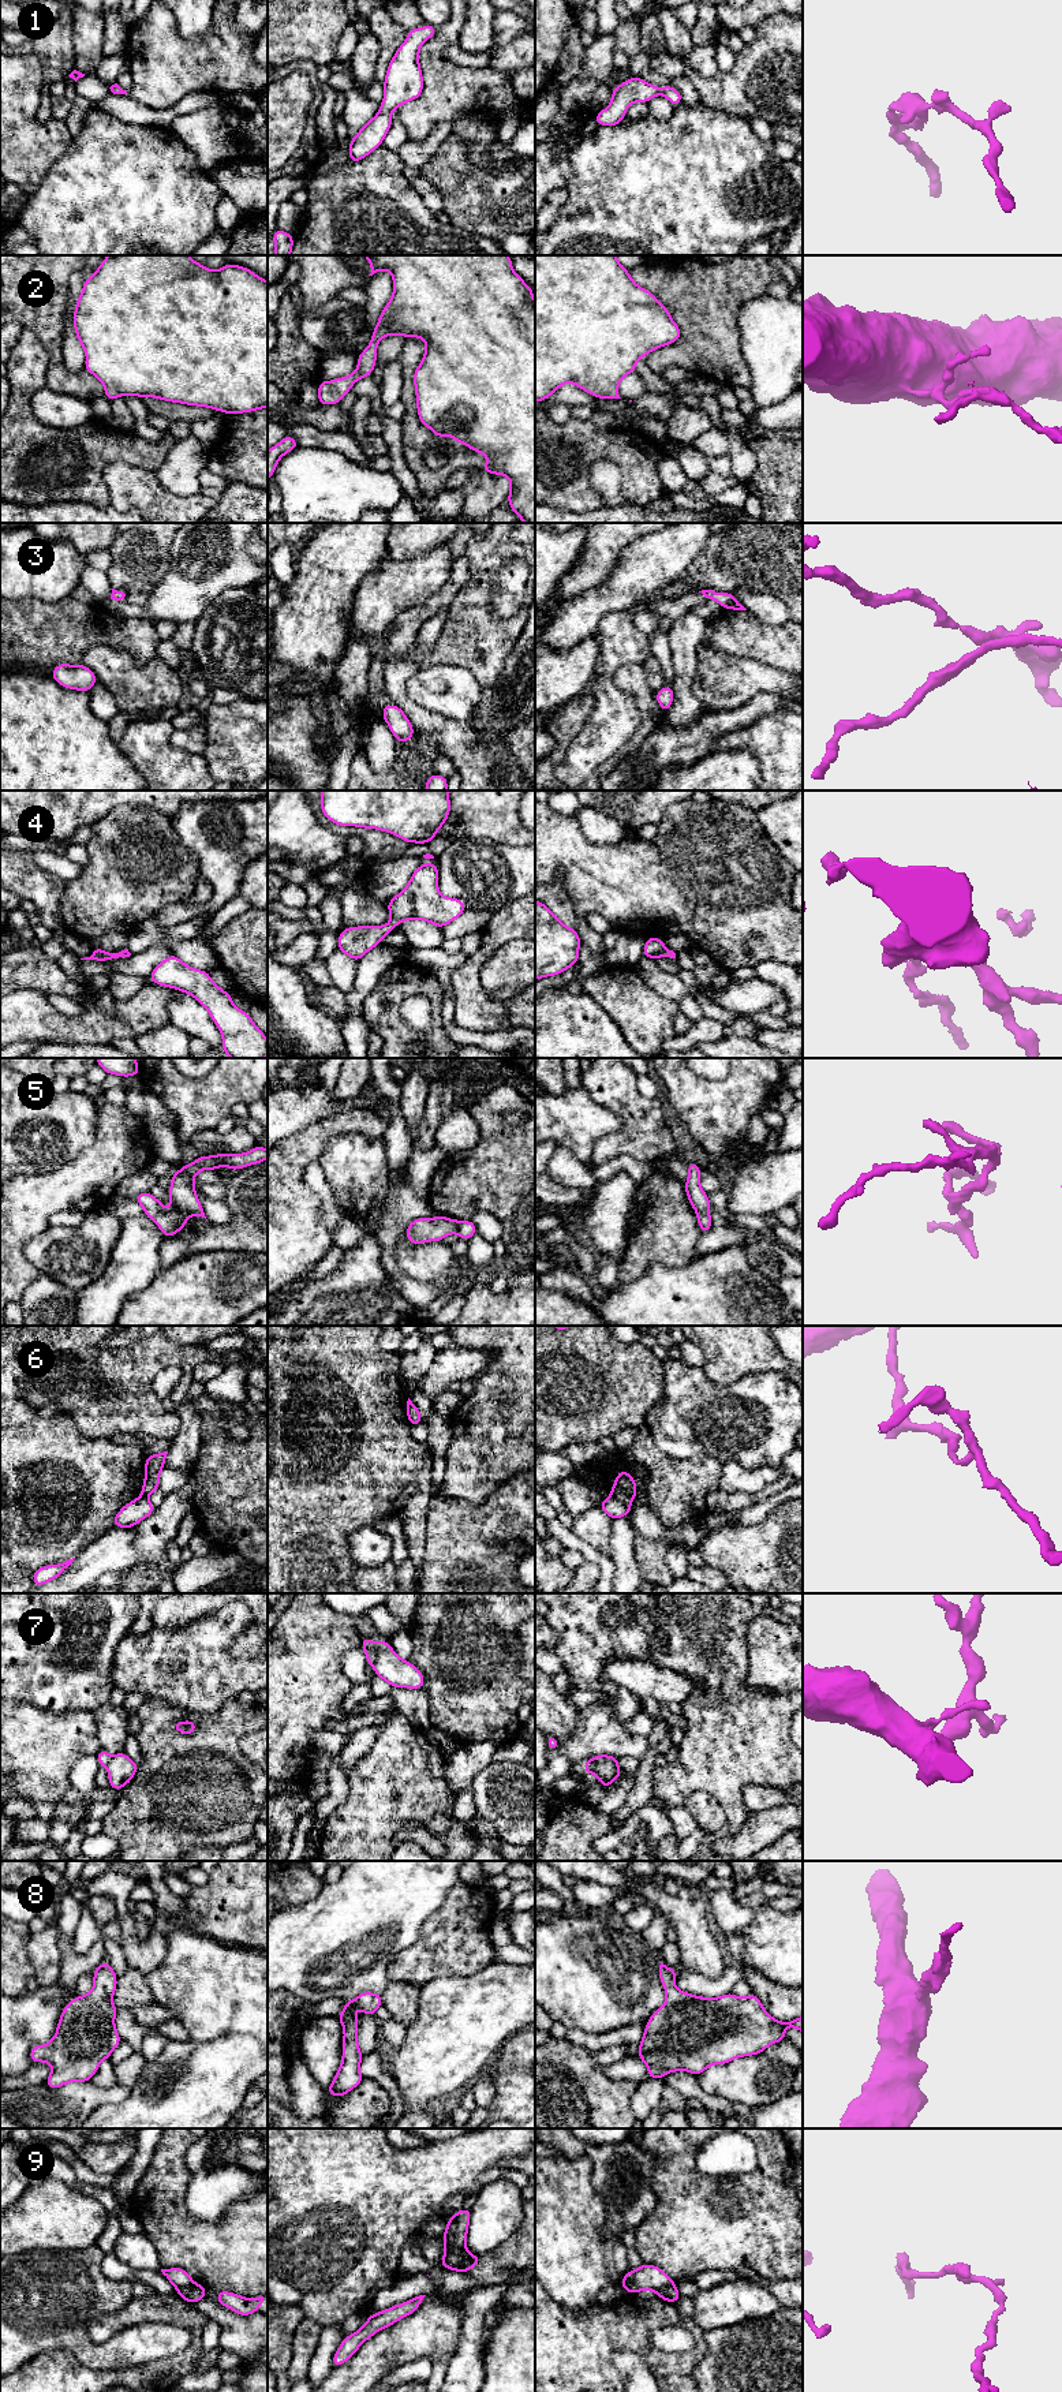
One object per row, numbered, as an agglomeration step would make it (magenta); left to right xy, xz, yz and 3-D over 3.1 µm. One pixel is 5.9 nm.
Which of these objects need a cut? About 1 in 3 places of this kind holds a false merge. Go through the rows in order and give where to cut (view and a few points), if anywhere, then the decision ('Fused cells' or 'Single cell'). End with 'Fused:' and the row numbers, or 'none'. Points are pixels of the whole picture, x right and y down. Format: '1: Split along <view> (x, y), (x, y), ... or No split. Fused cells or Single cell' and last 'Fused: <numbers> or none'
1: No split. Single cell
2: No split. Single cell
3: No split. Single cell
4: No split. Single cell
5: Split along xy (172, 1206), (189, 1215). Fused cells
6: Split along yz (612, 1495), (628, 1506). Fused cells
7: Split along xz (377, 1643), (374, 1667). Fused cells
8: No split. Single cell
9: Split along xz (464, 2247), (459, 2252), (452, 2252), (442, 2265). Fused cells
Fused: 5, 6, 7, 9

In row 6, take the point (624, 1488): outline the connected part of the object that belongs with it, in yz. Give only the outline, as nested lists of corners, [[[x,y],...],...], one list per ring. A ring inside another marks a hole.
[[[618,1470],[616,1481],[610,1490],[612,1496],[631,1506],[636,1496],[636,1492],[637,1485],[635,1483],[635,1479],[627,1470]]]

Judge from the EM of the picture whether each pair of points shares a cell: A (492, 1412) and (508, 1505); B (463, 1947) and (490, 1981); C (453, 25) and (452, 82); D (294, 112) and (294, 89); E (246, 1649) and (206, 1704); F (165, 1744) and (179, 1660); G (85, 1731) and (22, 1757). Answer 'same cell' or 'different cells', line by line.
A: different cells
B: different cells
C: same cell
D: same cell
E: different cells
F: different cells
G: same cell

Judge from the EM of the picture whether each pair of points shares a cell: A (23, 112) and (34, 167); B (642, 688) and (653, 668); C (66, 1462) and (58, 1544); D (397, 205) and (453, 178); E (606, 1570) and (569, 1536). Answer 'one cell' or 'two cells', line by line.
A: one cell
B: two cells
C: one cell
D: two cells
E: one cell

